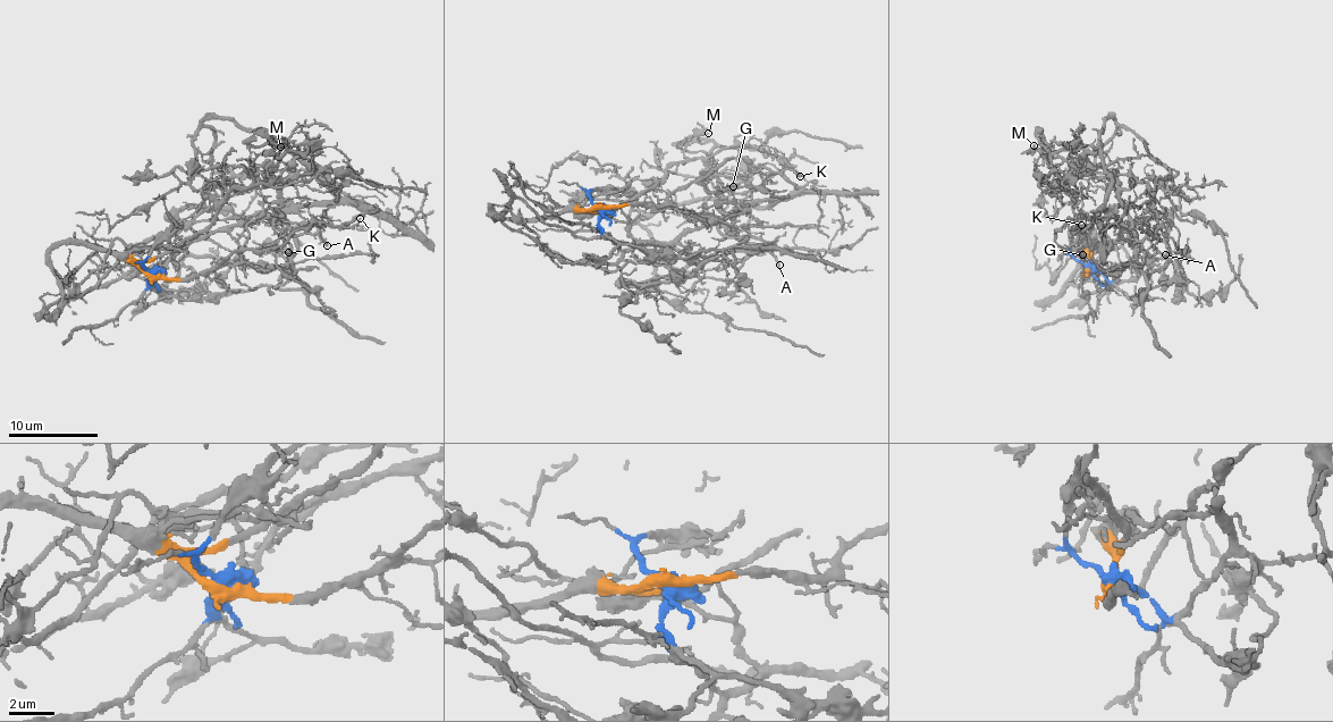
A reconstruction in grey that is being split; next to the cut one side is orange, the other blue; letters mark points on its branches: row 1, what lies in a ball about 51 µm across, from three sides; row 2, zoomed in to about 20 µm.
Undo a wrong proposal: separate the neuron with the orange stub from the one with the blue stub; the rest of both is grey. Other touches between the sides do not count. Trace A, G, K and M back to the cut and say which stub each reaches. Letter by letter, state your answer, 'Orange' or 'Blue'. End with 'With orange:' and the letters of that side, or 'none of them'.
A: Blue
G: Orange
K: Orange
M: Orange
With orange: G, K, M

